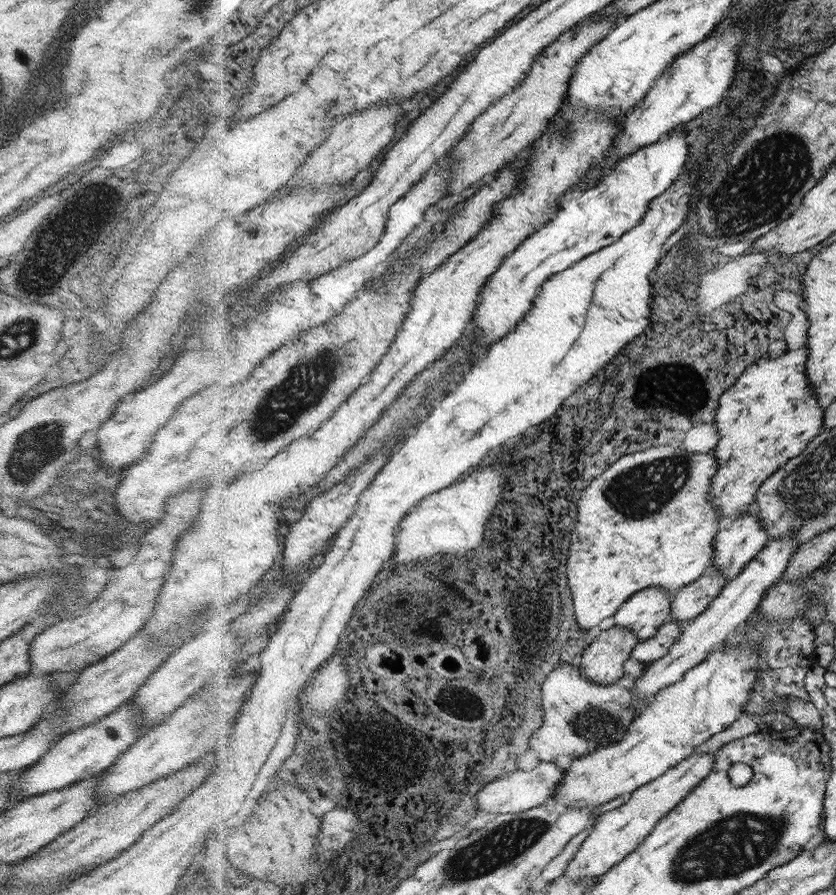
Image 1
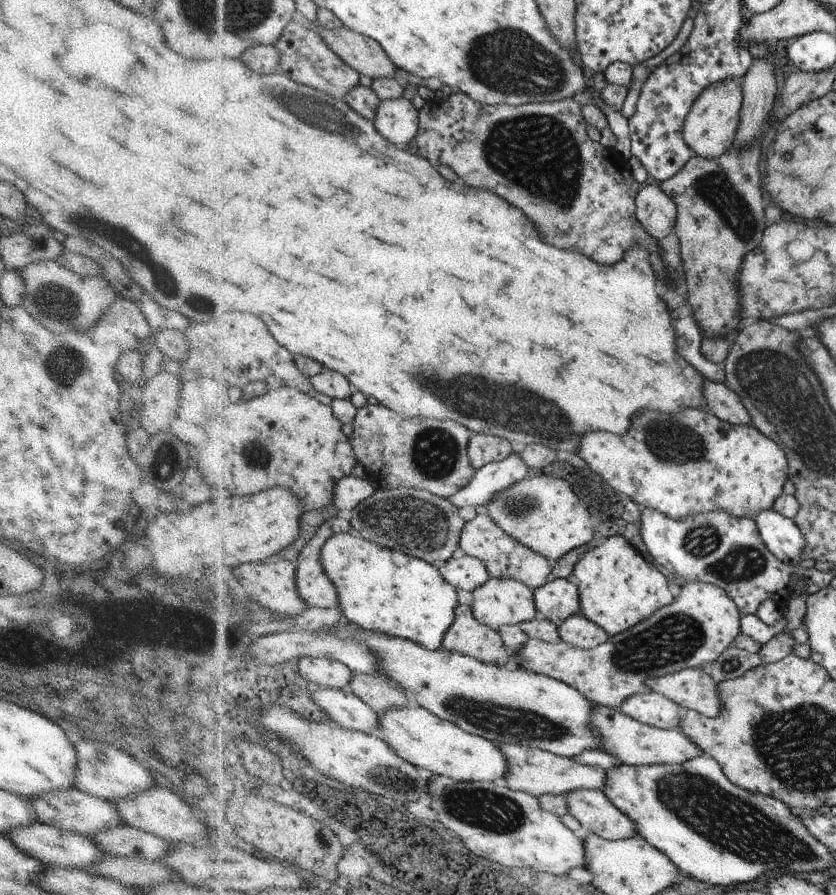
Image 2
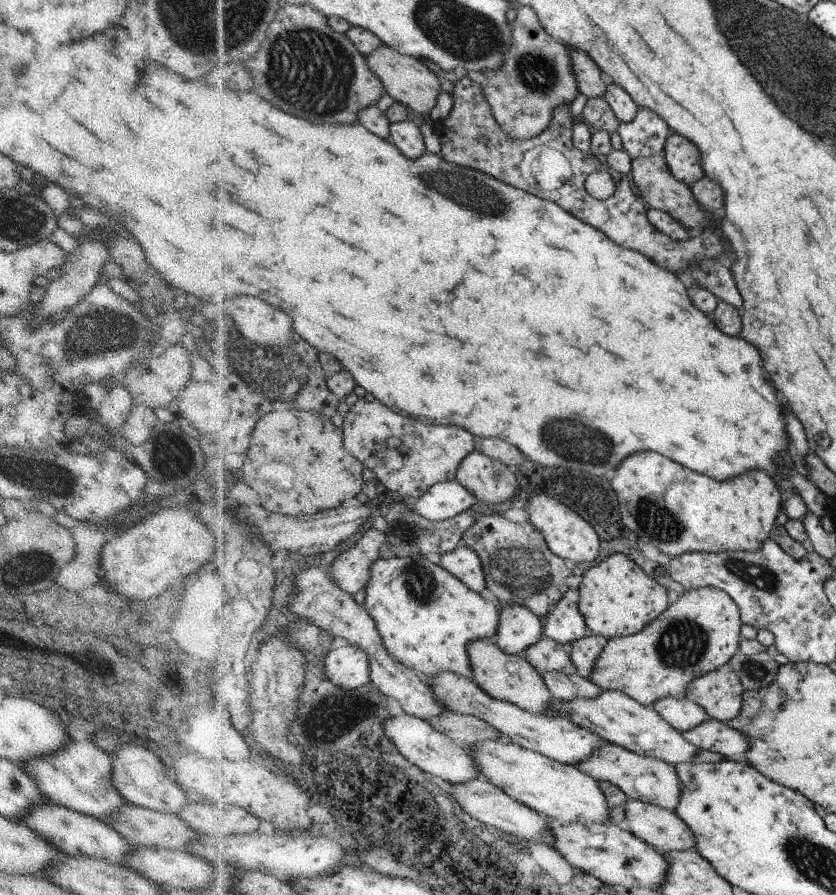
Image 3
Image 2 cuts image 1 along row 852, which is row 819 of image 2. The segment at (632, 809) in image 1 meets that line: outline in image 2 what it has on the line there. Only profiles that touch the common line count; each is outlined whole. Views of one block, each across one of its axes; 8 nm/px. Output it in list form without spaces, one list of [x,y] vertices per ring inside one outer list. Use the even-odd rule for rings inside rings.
[[[576,789],[565,795],[568,813],[600,838],[617,841],[637,836],[635,823],[602,790]]]

